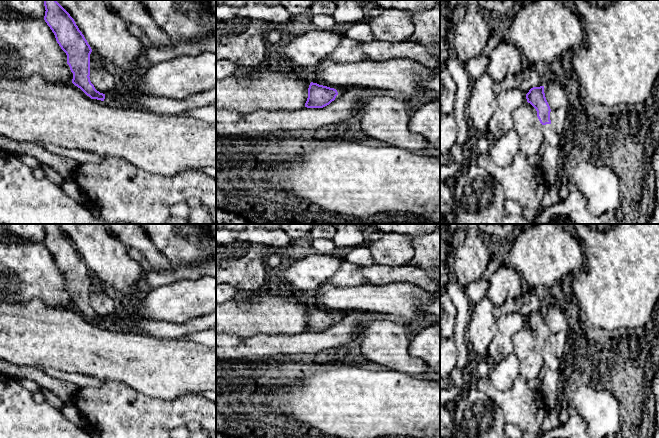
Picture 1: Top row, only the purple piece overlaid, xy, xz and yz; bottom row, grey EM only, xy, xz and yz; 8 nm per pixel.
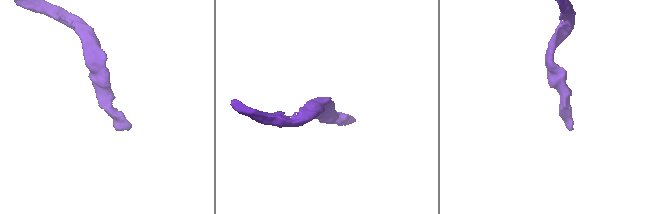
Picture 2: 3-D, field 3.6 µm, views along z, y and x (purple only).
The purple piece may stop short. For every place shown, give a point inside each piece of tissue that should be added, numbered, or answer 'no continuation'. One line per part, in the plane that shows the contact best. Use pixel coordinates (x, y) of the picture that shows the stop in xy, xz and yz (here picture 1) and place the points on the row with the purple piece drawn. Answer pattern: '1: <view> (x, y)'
1: yz (551, 137)

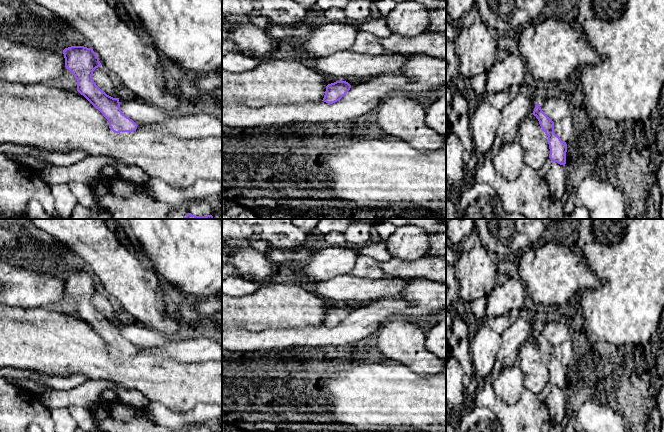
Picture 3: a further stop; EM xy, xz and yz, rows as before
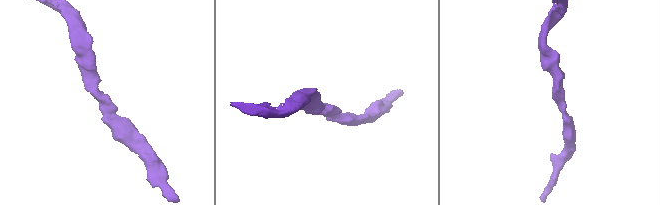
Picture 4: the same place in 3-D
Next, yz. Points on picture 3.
no continuation

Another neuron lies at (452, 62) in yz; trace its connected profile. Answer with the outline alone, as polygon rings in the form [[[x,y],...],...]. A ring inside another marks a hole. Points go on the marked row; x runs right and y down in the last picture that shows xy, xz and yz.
[[[446,16],[446,87],[452,87],[455,76],[459,75],[460,61],[456,50],[456,25]]]

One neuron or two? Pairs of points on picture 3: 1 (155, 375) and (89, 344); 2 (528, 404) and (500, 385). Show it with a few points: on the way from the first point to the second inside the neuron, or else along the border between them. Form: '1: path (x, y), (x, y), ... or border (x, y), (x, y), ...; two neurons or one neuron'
1: path (139, 372), (116, 370), (105, 360); one neuron
2: border (525, 389), (513, 404), (507, 404), (496, 396); two neurons

